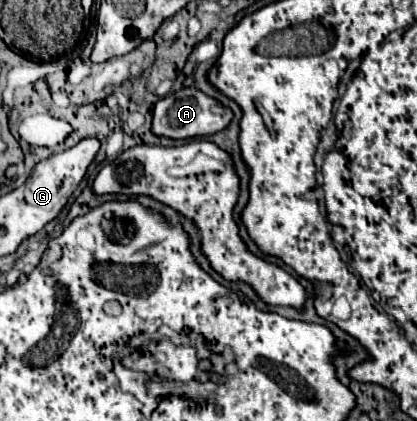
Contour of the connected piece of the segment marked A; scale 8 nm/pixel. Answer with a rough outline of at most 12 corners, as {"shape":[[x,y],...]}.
{"shape":[[197,88],[161,98],[153,134],[209,136],[233,118]]}

